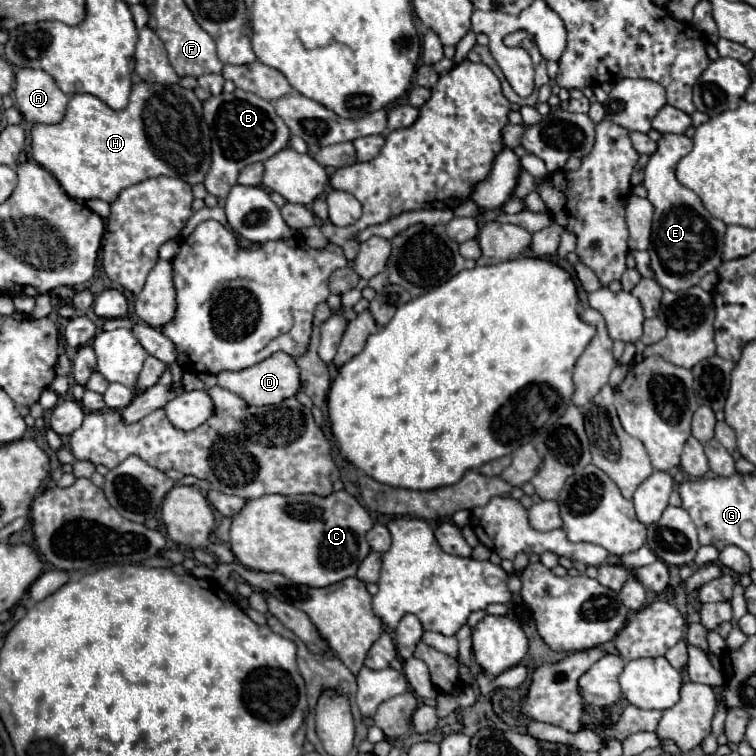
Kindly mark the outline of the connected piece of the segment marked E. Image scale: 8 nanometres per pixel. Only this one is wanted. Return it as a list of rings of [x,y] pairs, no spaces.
[[[664,134],[658,142],[658,150],[650,156],[648,166],[644,168],[644,186],[648,190],[648,200],[654,206],[654,226],[652,226],[652,244],[648,248],[650,252],[650,268],[656,274],[656,282],[670,290],[670,292],[684,292],[692,286],[698,286],[698,282],[718,270],[718,266],[722,264],[722,250],[724,250],[724,232],[726,232],[726,224],[718,218],[714,218],[700,202],[700,198],[684,188],[678,180],[676,180],[676,164],[692,150],[692,140],[684,134]]]

